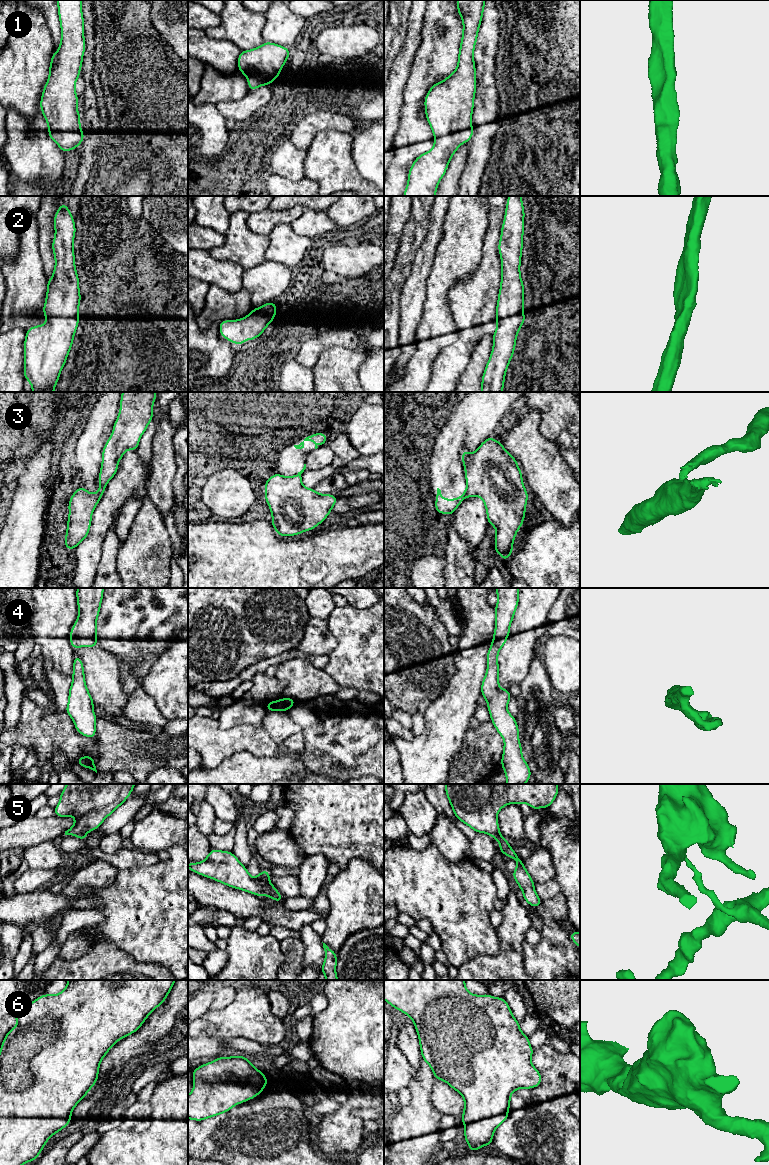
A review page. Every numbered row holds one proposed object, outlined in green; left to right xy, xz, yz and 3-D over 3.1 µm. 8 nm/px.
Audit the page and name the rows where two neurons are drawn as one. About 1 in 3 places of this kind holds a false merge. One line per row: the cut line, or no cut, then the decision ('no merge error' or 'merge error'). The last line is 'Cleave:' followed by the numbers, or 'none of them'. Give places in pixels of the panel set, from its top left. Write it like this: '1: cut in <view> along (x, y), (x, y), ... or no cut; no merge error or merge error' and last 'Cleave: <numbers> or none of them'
1: no cut; no merge error
2: no cut; no merge error
3: cut in yz along (466, 489), (467, 495); merge error
4: cut in xy along (70, 636), (95, 638); merge error
5: cut in yz along (499, 832), (494, 837); merge error
6: no cut; no merge error
Cleave: 3, 4, 5

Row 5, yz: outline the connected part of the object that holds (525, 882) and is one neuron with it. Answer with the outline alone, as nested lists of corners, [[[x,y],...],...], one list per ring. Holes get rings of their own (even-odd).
[[[500,833],[497,834],[495,840],[500,844],[499,851],[505,854],[508,858],[516,860],[517,867],[512,873],[512,877],[516,880],[519,889],[523,891],[523,899],[532,907],[537,908],[543,901],[537,895],[534,888],[534,881],[527,872],[523,861],[518,857],[516,851],[513,850],[509,841],[505,839]]]

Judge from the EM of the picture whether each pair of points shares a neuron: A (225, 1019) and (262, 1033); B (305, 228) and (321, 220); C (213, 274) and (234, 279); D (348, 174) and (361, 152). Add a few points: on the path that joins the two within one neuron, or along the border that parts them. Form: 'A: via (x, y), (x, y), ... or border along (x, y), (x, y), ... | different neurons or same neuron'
A: via (234, 1019), (248, 1019), (253, 1024) | same neuron
B: via (309, 224), (317, 223) | same neuron
C: via (218, 274), (229, 277) | same neuron
D: border along (352, 140), (354, 165), (370, 181) | different neurons

